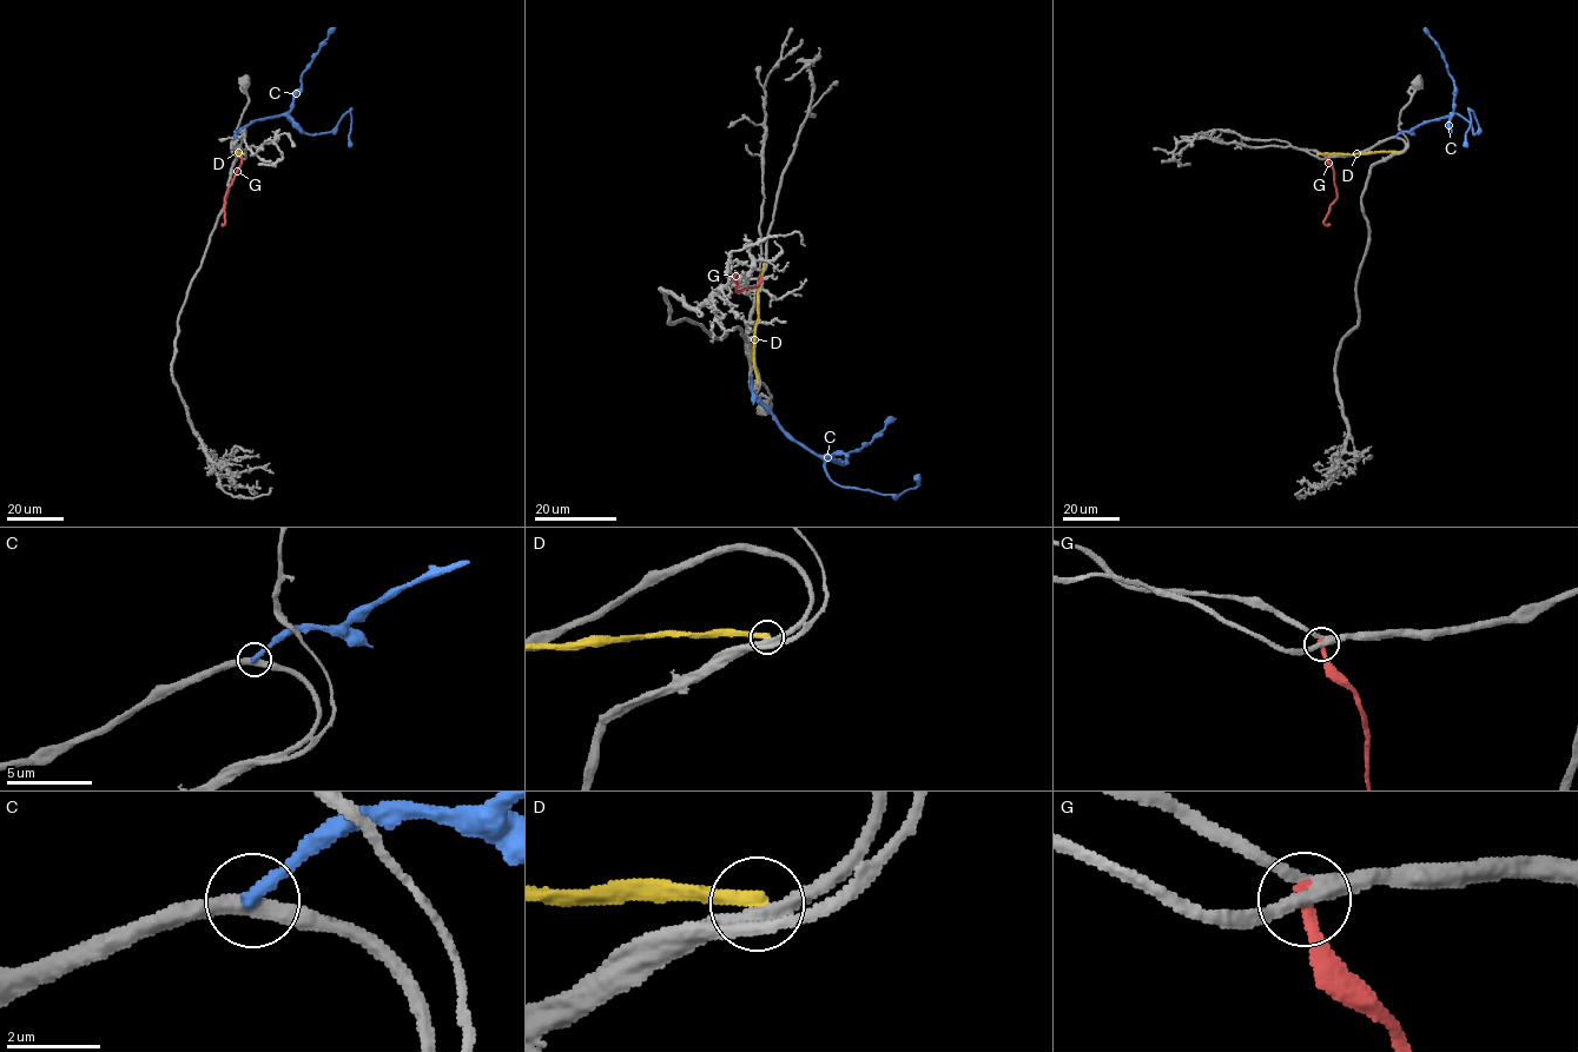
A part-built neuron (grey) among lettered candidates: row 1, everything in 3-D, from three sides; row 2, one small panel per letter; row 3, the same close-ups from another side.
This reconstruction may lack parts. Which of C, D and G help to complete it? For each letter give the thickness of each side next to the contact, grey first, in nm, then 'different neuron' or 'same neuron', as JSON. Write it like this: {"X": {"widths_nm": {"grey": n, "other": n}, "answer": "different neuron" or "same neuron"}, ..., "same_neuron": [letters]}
{"C": {"widths_nm": {"grey": 380, "other": 360}, "answer": "different neuron"}, "D": {"widths_nm": {"grey": 300, "other": 320}, "answer": "different neuron"}, "G": {"widths_nm": {"grey": 300, "other": 280}, "answer": "different neuron"}, "same_neuron": []}

